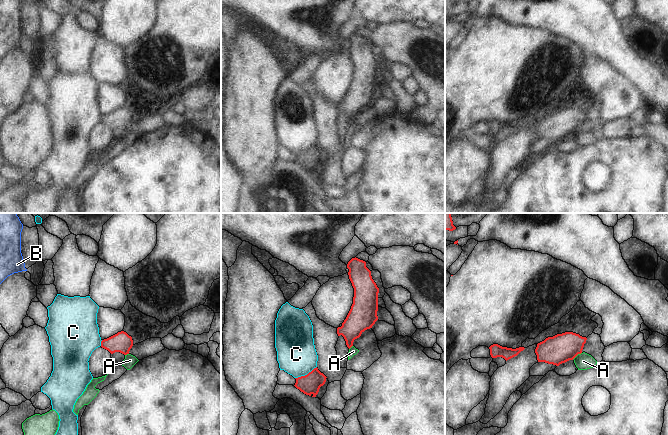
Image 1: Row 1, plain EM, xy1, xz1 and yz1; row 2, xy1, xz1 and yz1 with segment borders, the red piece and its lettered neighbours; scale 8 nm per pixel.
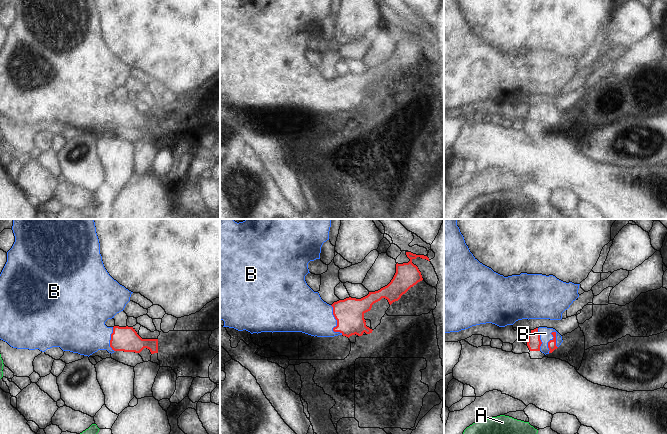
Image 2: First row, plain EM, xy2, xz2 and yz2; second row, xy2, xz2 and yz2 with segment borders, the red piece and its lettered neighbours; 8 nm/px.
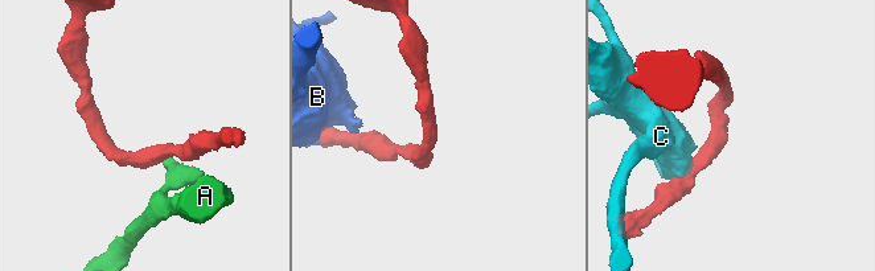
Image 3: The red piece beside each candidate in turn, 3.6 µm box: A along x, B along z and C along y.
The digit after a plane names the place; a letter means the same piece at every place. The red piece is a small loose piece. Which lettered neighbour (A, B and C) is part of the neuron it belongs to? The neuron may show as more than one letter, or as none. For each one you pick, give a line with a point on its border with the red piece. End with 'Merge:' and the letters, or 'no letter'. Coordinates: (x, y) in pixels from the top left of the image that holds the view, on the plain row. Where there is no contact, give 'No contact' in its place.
B: Touches red at yz2 (549, 117)
Merge: B

